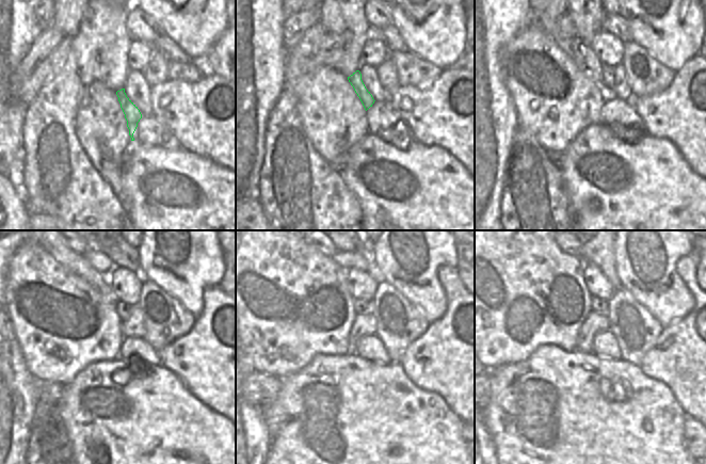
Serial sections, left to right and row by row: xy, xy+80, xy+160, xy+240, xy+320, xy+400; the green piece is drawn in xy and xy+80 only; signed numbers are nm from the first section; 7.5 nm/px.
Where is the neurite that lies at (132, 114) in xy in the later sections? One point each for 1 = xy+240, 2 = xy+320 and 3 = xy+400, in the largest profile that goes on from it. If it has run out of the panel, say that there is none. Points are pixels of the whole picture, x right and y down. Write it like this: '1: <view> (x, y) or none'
1: xy+240 (71, 260)
2: none
3: none

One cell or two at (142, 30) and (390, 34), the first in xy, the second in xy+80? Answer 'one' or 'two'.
two

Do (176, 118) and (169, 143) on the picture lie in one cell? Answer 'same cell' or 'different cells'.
different cells

